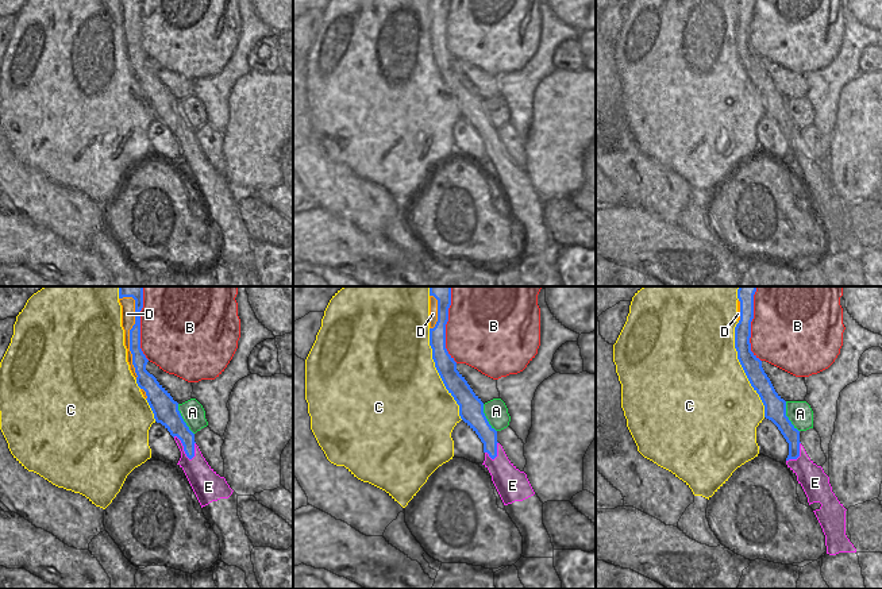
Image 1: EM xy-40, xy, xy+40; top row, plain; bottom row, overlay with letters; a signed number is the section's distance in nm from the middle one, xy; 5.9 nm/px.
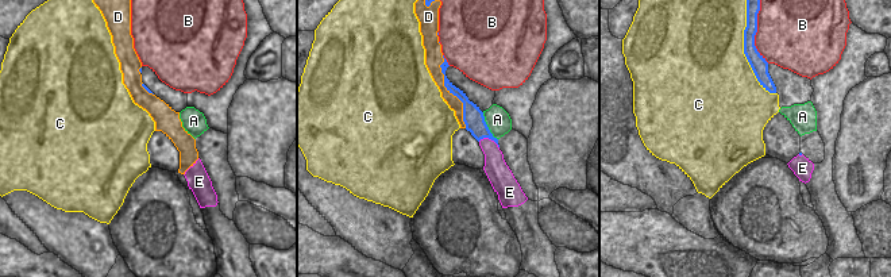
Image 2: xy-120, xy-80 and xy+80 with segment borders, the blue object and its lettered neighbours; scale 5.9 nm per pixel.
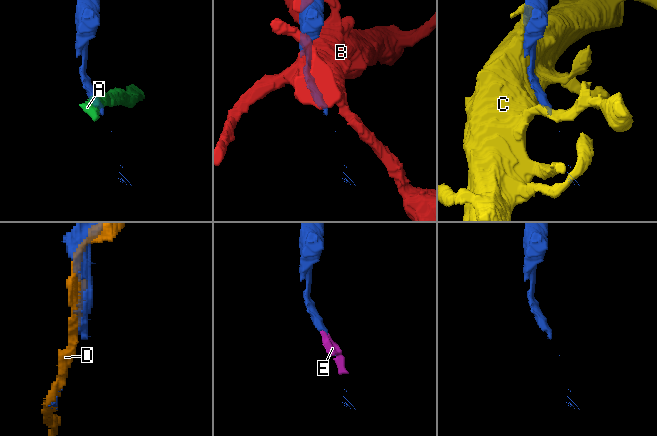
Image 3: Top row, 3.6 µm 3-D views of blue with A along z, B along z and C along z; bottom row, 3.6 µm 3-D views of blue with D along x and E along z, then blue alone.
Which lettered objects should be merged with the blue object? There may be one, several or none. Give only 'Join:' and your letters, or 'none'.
Join: none.

